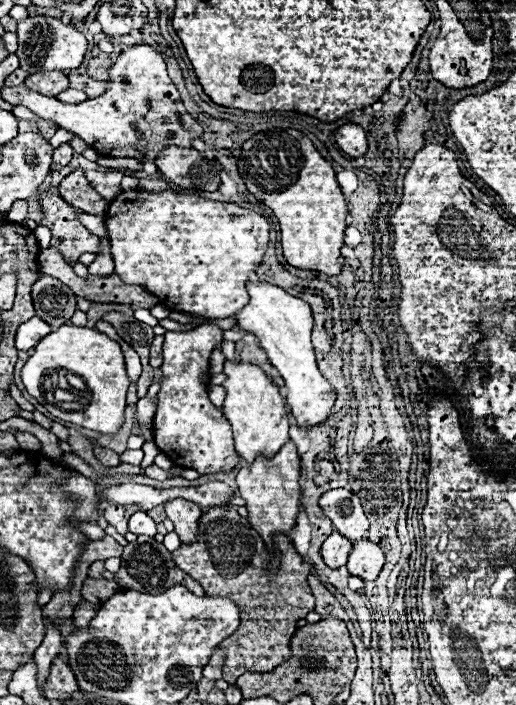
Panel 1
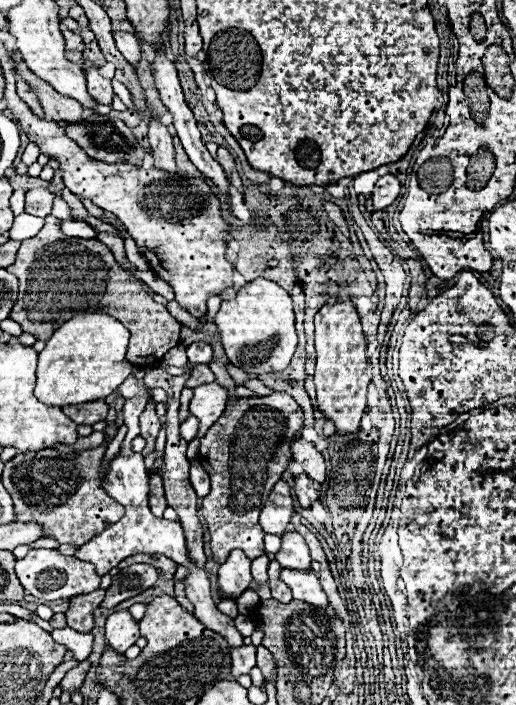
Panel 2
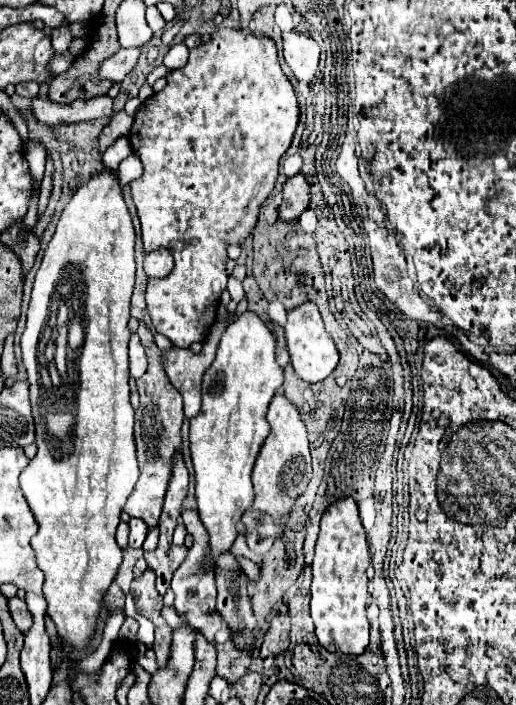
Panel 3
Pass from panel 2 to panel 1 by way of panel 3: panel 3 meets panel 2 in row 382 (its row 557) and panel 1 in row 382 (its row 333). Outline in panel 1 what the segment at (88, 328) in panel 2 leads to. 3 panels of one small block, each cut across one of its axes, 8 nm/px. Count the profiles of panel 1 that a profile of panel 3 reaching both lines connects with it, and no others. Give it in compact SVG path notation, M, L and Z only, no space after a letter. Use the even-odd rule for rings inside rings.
M60 326L56 332L44 336L36 346L26 366L22 368L22 382L26 390L42 404L50 414L60 420L90 428L100 434L116 434L124 424L124 408L126 408L126 390L130 380L124 368L124 356L120 344L104 336L94 328L80 326ZM66 374L76 374L84 380L84 390L76 390L72 386L66 388L74 398L72 400L56 400L54 392L62 390L66 382Z

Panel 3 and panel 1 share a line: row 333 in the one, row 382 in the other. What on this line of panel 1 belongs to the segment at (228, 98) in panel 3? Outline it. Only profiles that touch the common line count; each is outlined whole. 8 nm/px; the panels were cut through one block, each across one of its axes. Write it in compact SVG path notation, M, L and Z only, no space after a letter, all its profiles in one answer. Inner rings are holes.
M212 324L196 326L188 332L166 332L162 346L162 378L158 408L154 416L154 442L174 466L194 468L200 474L228 472L240 456L234 450L232 430L222 412L210 402L210 354L222 342L222 330Z

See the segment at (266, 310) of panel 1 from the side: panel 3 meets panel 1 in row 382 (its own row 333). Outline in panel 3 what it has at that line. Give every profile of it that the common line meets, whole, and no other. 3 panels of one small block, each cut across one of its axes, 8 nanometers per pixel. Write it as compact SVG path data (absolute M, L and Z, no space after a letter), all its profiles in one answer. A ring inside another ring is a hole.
M306 302L304 306L298 306L296 310L288 312L284 332L286 332L286 346L290 352L292 366L302 380L314 384L314 382L328 378L334 372L334 368L338 364L338 350L334 346L332 336L326 332L326 328L322 324L322 316L320 316L318 308L312 302Z

